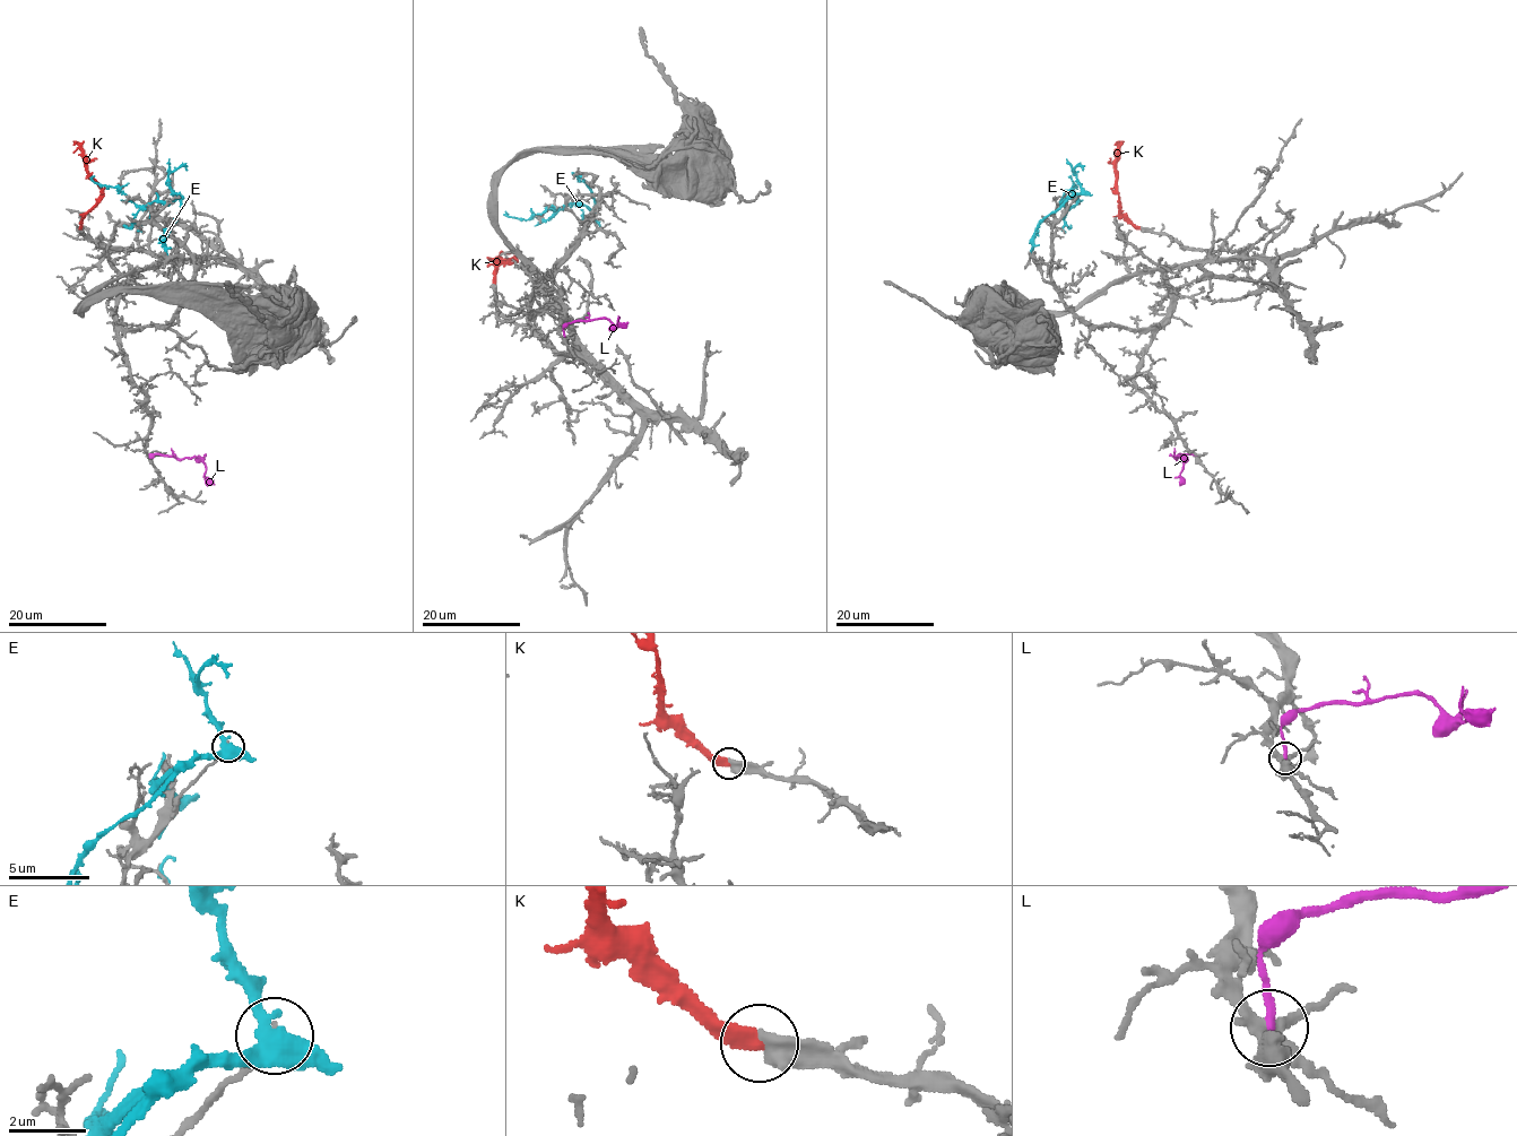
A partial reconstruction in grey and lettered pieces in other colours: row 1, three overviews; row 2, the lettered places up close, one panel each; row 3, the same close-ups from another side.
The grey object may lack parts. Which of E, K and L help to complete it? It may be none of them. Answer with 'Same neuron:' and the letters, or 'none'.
Same neuron: K

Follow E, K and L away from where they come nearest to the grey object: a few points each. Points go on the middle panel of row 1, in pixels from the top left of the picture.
E: (584, 226), (590, 211), (580, 204), (566, 205), (547, 219), (512, 218), (508, 213)
K: (494, 283), (495, 268), (514, 260), (500, 259), (487, 267)
L: (563, 337), (562, 329), (570, 322), (600, 318), (615, 326), (627, 322)

